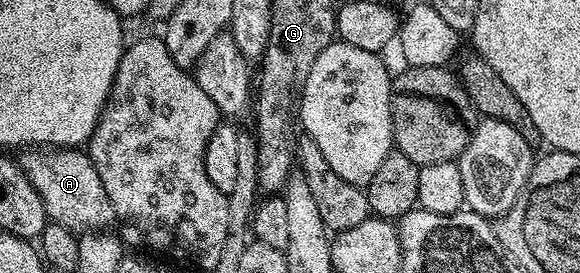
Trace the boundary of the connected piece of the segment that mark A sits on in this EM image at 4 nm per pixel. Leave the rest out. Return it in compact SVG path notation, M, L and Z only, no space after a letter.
M41 146L36 150L22 151L19 163L35 190L39 190L46 217L52 223L84 234L108 229L109 223L117 220L117 212L111 206L111 198L107 198L107 190L103 190L103 182L99 182L99 174L88 151Z

